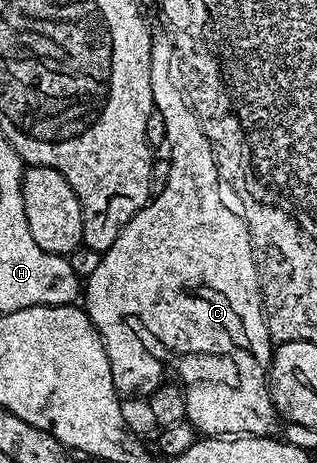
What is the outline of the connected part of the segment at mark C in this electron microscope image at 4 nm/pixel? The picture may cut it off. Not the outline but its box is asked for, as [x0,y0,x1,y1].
[83,33,279,437]

